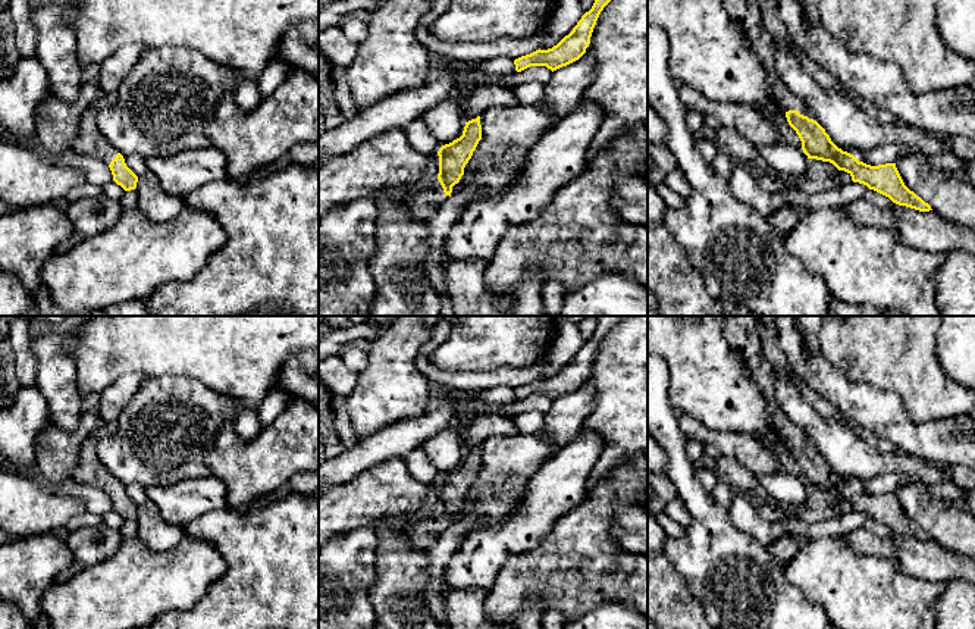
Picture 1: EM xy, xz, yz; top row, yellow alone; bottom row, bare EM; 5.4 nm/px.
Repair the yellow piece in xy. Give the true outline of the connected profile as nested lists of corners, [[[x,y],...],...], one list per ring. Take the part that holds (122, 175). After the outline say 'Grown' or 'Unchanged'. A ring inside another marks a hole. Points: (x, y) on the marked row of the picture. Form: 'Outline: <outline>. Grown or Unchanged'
Outline: [[[93,106],[82,115],[72,153],[101,160],[110,168],[117,185],[125,191],[135,190],[138,176],[126,166],[123,156],[98,132],[95,115]]]. Grown

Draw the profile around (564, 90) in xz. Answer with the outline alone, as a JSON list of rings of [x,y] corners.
[[[584,53],[579,60],[552,72],[539,104],[548,110],[551,125],[558,123],[583,98],[596,75],[595,59]]]

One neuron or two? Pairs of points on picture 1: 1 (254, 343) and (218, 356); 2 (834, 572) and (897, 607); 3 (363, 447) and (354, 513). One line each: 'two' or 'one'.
1: one
2: one
3: two

